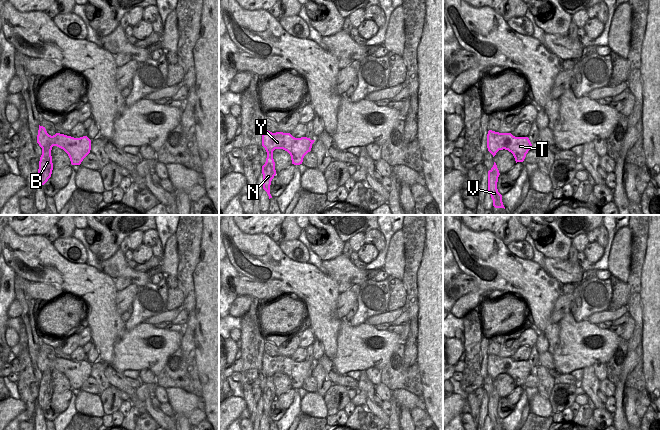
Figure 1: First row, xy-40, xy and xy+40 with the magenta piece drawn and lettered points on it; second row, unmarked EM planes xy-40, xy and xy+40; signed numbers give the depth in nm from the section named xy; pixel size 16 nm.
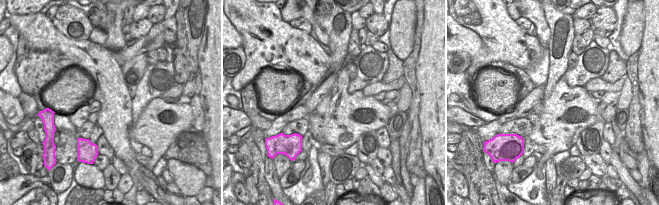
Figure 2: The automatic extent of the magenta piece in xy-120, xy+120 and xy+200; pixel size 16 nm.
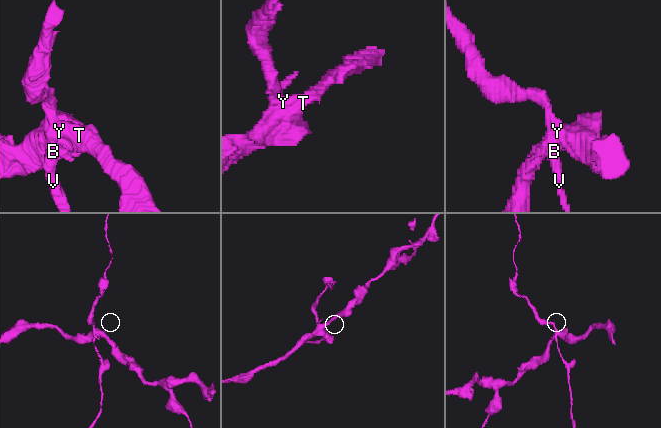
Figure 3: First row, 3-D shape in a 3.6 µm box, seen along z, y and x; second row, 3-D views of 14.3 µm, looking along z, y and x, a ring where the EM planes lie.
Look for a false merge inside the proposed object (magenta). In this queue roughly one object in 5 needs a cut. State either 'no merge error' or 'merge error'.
merge error

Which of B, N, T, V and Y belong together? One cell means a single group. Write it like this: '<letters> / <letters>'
B N V / T Y

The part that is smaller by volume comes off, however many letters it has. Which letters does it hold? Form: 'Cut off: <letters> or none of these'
Cut off: B, N, V

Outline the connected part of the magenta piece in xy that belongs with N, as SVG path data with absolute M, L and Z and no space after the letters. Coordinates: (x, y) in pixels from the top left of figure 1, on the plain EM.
M273 376L267 377L266 386L262 390L262 398L263 398L263 413L267 416L269 423L270 423L272 422L270 418L270 409L271 409L272 403L276 399Z

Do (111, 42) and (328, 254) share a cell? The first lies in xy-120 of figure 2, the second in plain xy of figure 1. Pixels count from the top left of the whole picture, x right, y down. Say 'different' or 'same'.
different

